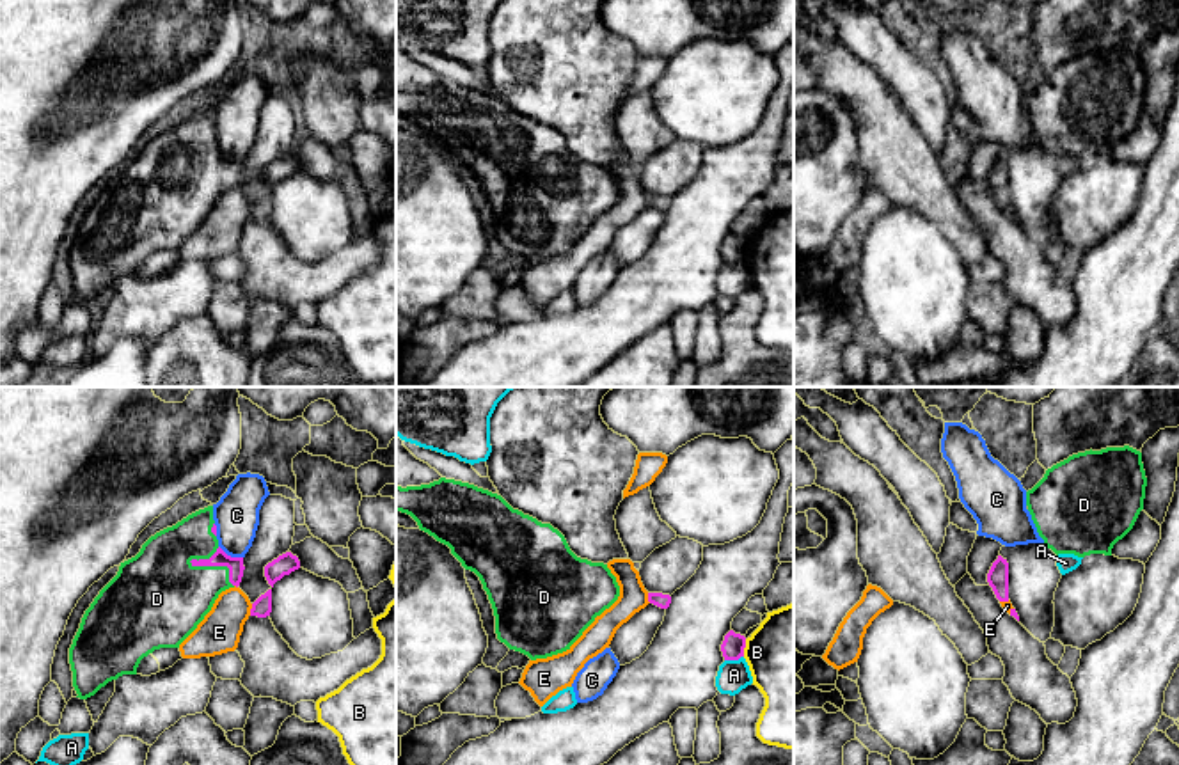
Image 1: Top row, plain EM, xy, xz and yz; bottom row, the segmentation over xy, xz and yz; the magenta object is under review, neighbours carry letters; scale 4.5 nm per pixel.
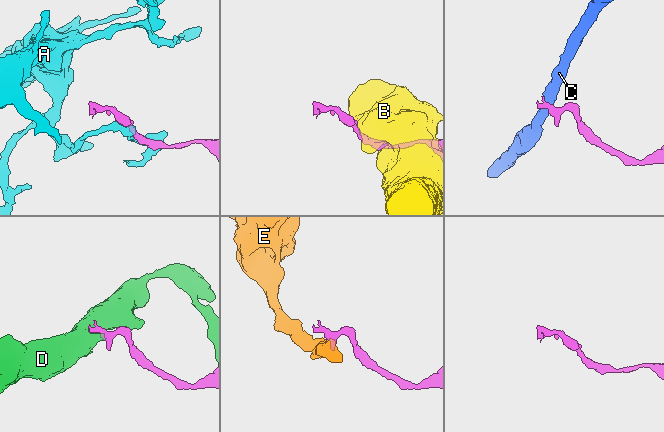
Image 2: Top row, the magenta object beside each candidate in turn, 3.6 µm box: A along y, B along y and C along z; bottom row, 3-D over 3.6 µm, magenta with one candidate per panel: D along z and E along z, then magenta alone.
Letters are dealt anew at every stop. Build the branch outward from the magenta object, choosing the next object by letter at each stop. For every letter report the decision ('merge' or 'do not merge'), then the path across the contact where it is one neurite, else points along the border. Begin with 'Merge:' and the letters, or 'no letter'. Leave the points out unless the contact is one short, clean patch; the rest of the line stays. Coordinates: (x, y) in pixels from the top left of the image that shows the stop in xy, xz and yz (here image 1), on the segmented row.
Merge: D
A: do not merge
B: do not merge
C: do not merge; border along xy (219, 545), (228, 554), (242, 558)
D: merge
E: do not merge; border along xy (253, 604), (249, 615)

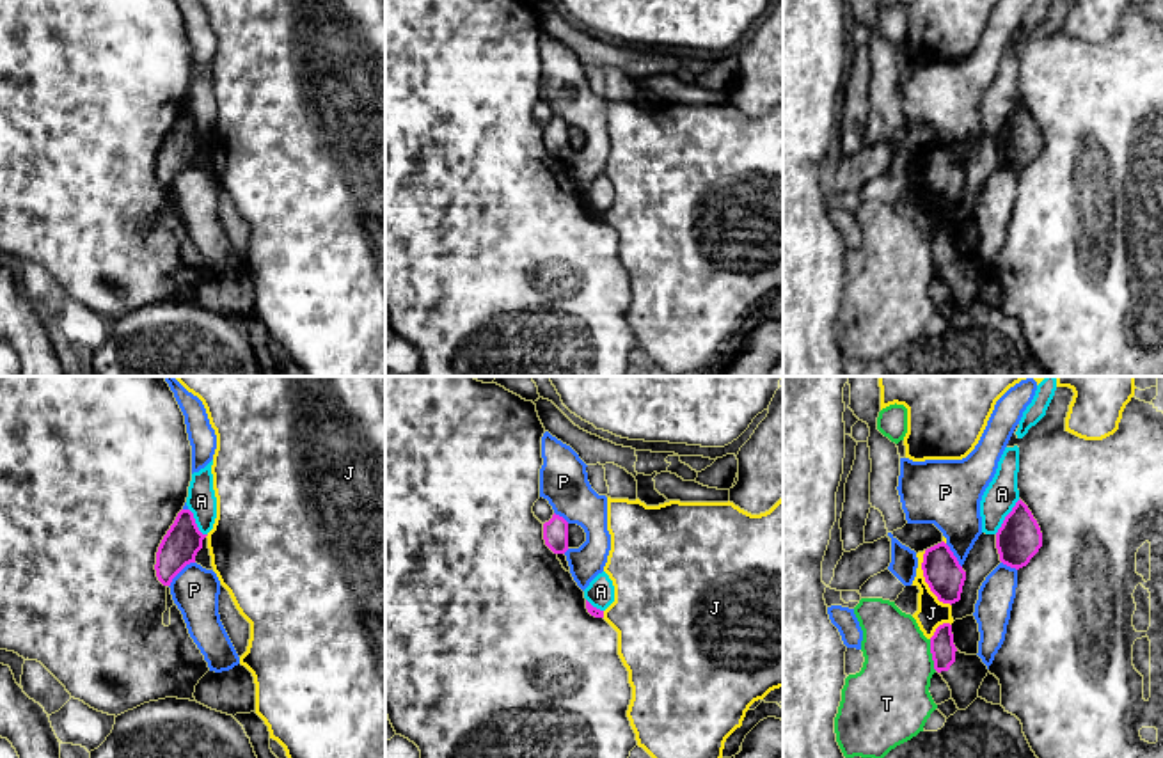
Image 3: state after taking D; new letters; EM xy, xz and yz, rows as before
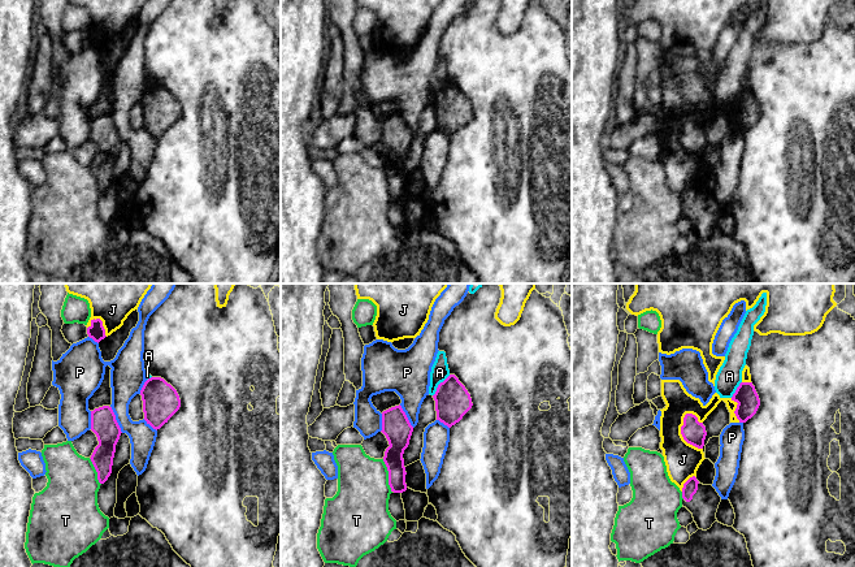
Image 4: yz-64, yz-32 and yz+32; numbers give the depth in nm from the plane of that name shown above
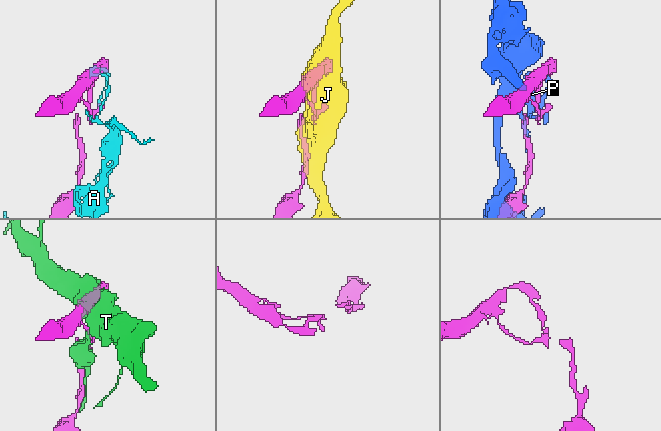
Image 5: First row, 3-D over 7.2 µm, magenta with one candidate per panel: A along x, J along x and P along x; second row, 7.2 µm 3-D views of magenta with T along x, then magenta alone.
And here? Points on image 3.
Merge: no letter
A: do not merge
J: do not merge
P: do not merge
T: do not merge

